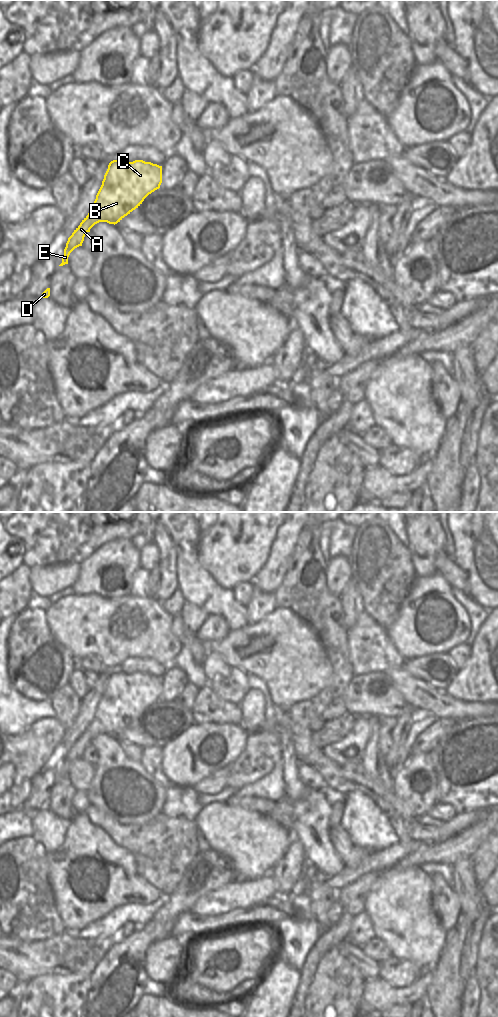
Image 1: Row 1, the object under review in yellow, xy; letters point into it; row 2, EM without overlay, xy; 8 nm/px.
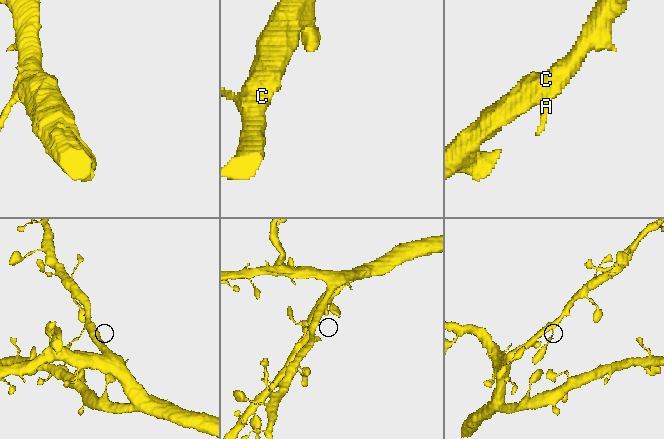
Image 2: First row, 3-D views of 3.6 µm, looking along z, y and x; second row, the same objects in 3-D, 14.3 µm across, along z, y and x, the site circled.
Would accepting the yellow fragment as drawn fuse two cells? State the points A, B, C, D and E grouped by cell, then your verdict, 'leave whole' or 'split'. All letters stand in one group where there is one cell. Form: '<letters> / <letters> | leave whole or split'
A B C D E | leave whole

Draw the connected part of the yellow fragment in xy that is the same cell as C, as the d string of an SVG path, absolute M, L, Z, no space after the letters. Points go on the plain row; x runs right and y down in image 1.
M143 672L111 673L92 721L68 750L59 778L68 776L70 765L82 758L86 745L95 736L117 736L138 720L149 706L159 701L161 695L162 678Z

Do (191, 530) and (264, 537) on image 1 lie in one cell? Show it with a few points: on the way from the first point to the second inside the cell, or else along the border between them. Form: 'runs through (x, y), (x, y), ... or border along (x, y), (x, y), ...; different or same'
border along (202, 532), (199, 538), (197, 555); different

